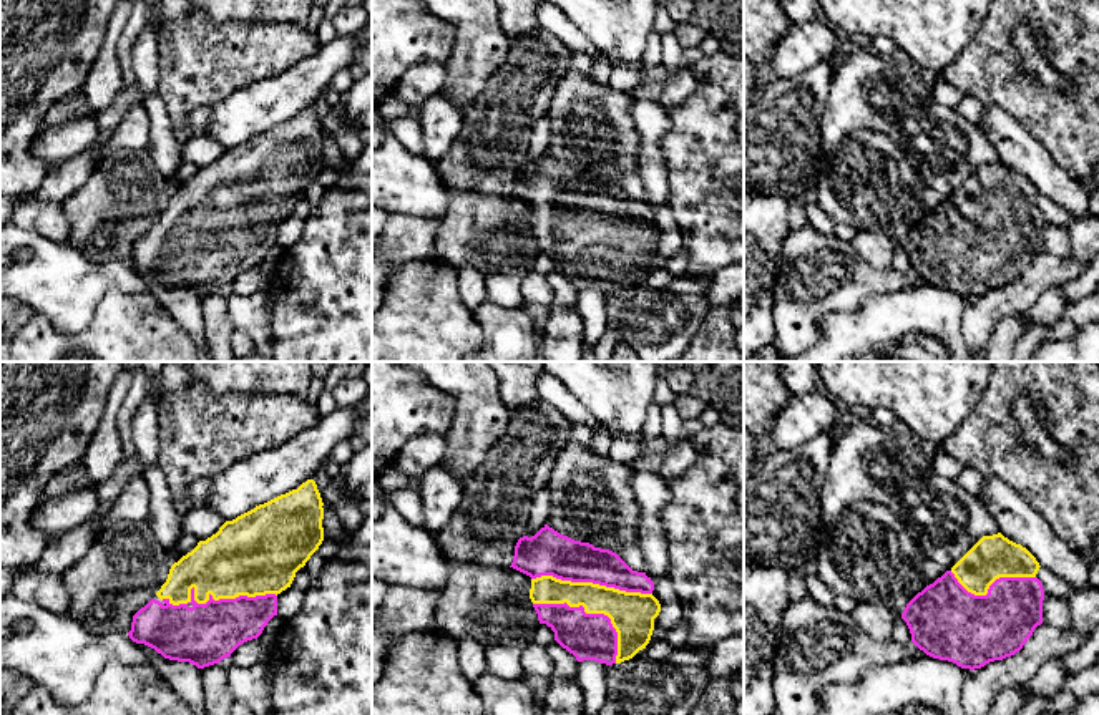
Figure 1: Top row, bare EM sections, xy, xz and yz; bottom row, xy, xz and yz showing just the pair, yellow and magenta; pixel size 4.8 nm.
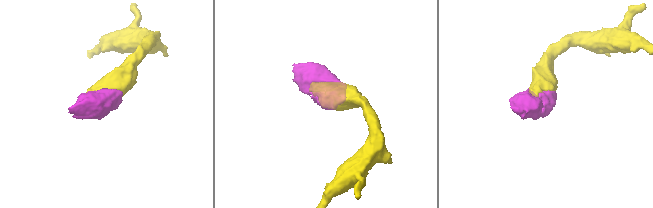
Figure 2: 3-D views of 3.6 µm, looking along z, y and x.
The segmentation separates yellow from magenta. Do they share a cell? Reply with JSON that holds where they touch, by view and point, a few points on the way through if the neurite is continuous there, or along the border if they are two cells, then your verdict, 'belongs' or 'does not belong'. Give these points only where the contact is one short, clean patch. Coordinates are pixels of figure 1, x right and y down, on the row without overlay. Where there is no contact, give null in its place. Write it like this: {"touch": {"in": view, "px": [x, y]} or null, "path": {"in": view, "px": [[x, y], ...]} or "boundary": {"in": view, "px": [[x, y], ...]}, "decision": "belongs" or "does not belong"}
{"touch": {"in": "xy", "px": [218, 228]}, "decision": "belongs"}

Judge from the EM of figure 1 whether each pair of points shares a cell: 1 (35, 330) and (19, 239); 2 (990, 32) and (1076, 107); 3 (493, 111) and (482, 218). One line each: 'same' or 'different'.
1: different
2: same
3: same

